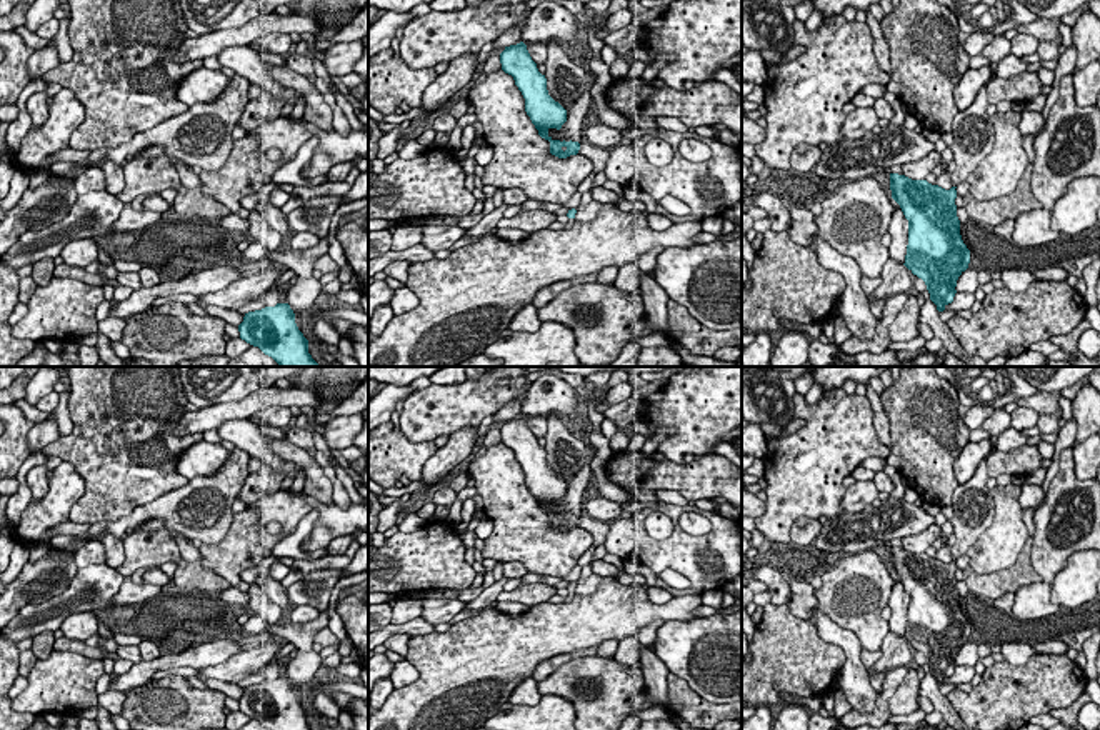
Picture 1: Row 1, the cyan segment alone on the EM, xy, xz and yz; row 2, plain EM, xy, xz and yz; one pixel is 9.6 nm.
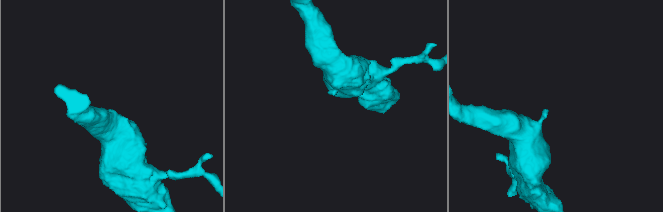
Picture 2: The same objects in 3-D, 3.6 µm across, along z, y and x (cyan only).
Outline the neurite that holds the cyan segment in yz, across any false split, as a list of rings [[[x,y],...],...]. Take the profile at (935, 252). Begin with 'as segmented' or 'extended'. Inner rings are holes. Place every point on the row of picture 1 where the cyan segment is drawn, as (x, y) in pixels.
as segmented; [[[890,173],[892,198],[908,220],[903,265],[925,282],[938,312],[953,302],[957,280],[970,263],[970,250],[960,235],[955,188]]]

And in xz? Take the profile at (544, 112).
as segmented; [[[523,42],[505,47],[500,53],[502,70],[513,77],[515,85],[525,98],[525,112],[538,130],[538,135],[550,142],[550,153],[558,158],[577,155],[578,142],[560,142],[548,135],[550,128],[560,130],[567,122],[567,110],[555,102],[547,90],[547,78],[532,60]]]

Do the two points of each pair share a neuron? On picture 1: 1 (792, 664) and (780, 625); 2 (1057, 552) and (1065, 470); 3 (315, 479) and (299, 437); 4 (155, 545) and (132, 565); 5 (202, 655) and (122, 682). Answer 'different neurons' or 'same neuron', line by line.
1: same neuron
2: same neuron
3: different neurons
4: same neuron
5: same neuron

